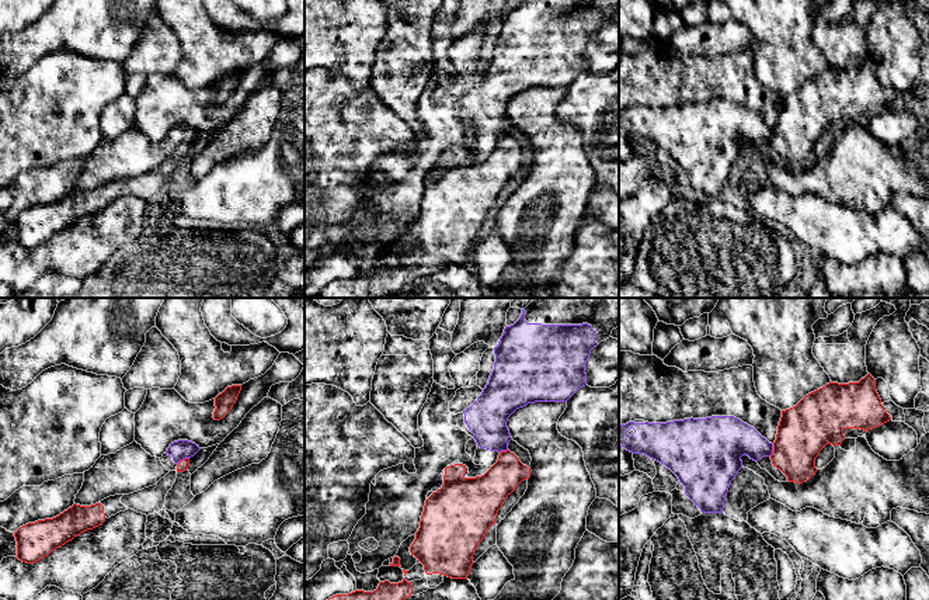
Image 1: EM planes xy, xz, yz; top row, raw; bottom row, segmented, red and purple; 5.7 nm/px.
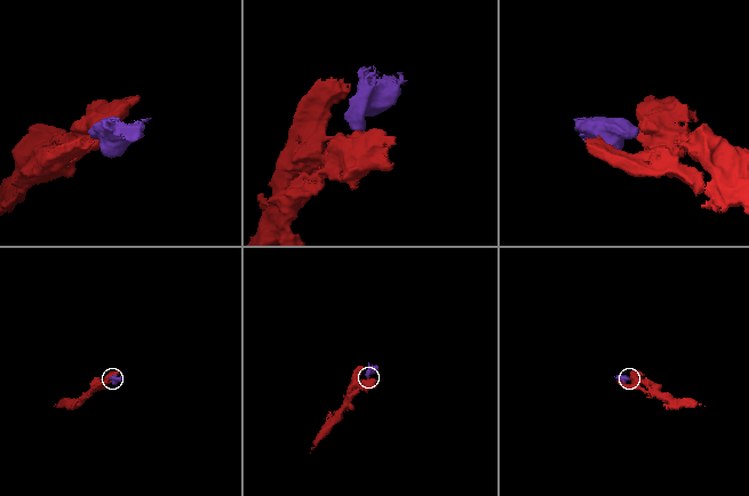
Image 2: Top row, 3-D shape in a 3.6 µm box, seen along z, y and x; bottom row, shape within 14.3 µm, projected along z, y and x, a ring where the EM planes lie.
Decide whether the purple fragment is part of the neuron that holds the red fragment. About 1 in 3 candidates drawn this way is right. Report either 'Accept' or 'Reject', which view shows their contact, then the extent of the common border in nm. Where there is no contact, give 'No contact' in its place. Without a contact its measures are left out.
Reject. Touches red in yz. Shared border 80 nm

